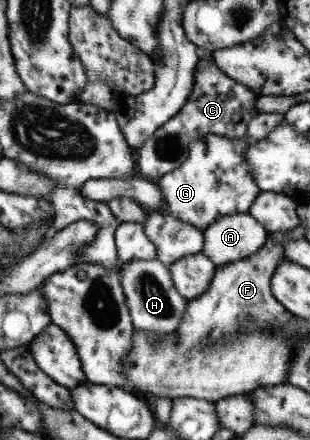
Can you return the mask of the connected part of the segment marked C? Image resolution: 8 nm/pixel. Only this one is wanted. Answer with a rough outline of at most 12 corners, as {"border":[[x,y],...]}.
{"border":[[210,55],[180,112],[144,141],[138,172],[158,179],[187,158],[188,138],[236,139],[258,96]]}

